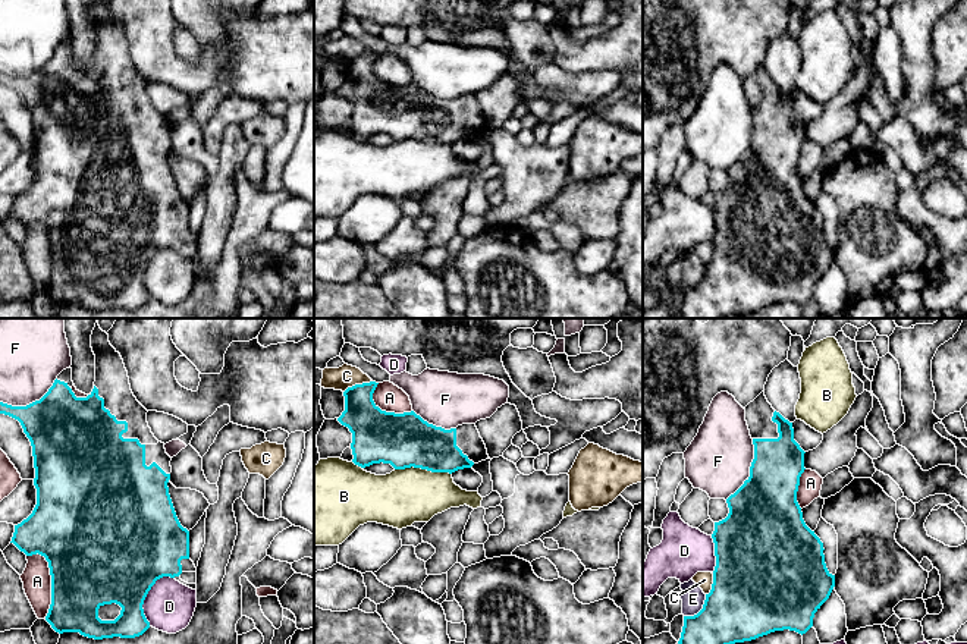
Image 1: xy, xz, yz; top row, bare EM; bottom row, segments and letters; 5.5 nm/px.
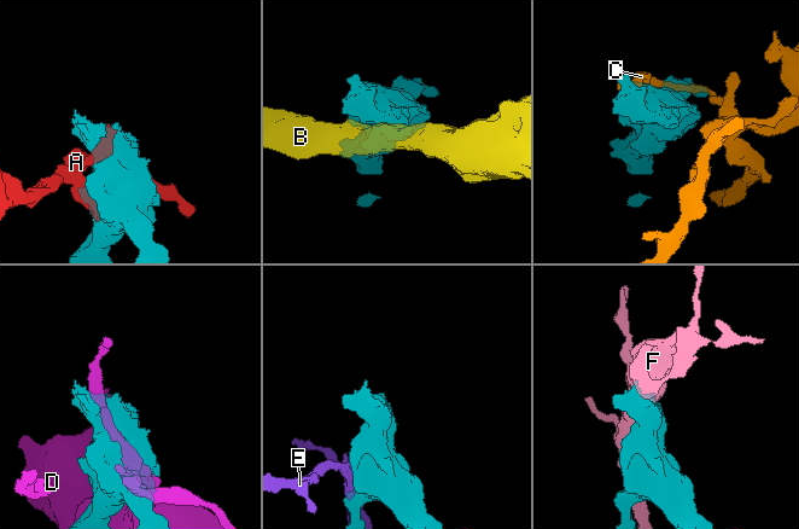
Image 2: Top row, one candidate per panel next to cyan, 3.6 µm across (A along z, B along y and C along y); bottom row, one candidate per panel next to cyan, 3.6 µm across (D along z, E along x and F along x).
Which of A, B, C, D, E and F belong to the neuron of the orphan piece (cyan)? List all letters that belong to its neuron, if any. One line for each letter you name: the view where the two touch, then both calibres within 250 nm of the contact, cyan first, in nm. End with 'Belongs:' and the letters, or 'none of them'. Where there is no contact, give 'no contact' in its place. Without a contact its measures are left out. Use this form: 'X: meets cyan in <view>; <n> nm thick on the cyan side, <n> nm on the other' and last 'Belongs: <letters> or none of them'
Belongs: none of them

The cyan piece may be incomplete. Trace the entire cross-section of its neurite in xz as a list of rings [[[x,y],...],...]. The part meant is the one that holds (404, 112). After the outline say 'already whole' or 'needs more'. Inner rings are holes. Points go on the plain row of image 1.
[[[355,56],[343,63],[345,82],[337,92],[352,104],[355,136],[365,139],[383,133],[395,141],[414,138],[452,145],[489,131],[475,95],[445,101],[414,82],[382,82],[373,72],[377,56]]]; needs more

